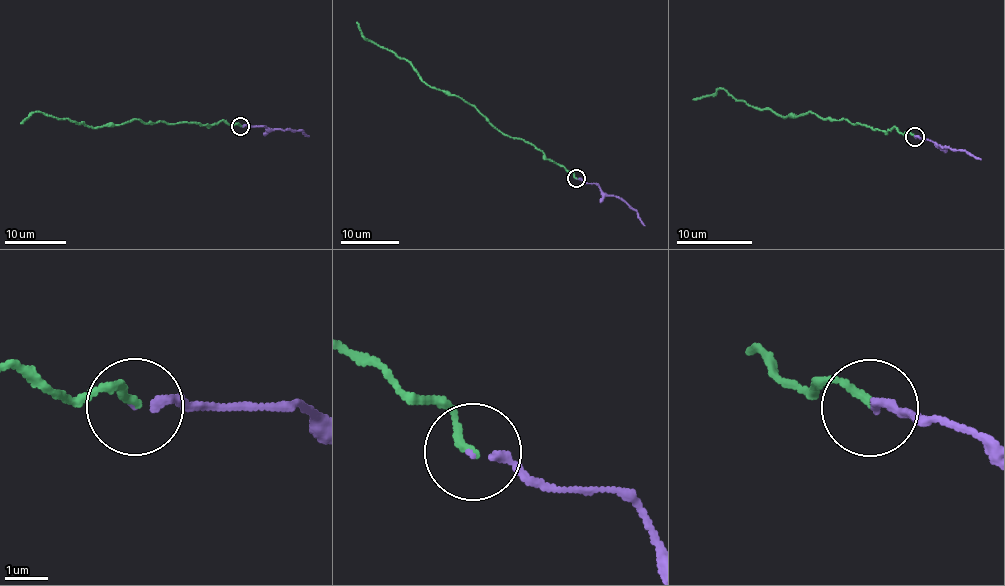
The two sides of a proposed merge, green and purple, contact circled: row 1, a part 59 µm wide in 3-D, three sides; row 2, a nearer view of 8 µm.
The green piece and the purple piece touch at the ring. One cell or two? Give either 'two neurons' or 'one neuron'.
one neuron

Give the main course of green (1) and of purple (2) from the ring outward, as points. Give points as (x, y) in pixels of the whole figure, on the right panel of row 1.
1: (914, 136), (895, 127), (875, 130), (810, 112), (778, 116), (736, 100), (725, 89), (693, 99)
2: (914, 136), (964, 151), (980, 159)

